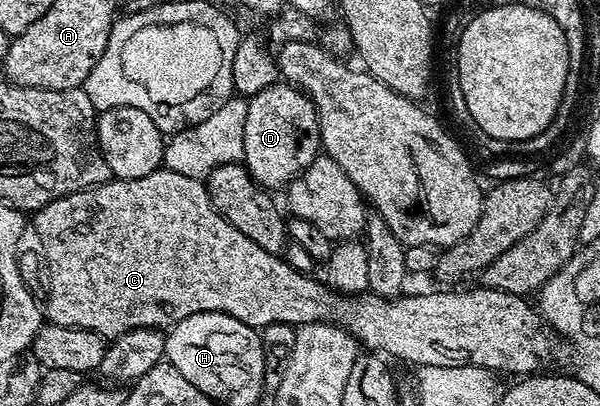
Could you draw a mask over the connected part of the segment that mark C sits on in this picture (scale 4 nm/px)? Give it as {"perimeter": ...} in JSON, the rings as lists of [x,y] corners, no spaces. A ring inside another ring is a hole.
{"perimeter":[[[164,168],[138,178],[113,178],[101,186],[93,186],[89,190],[80,190],[74,194],[51,200],[42,210],[36,211],[32,215],[31,230],[37,233],[37,238],[41,241],[41,250],[45,253],[46,260],[49,261],[49,299],[43,302],[44,317],[54,326],[83,328],[100,334],[106,340],[118,338],[120,334],[126,334],[138,328],[151,328],[152,330],[168,328],[175,325],[179,320],[187,320],[187,316],[195,316],[199,312],[219,312],[227,316],[235,316],[235,320],[247,324],[250,328],[267,328],[271,324],[287,324],[296,328],[312,322],[334,322],[337,326],[344,328],[350,336],[357,339],[366,351],[380,352],[385,356],[394,354],[395,357],[410,362],[413,368],[423,366],[478,366],[484,370],[492,370],[501,376],[506,376],[505,374],[533,376],[544,371],[541,369],[548,364],[549,357],[553,354],[553,341],[555,341],[553,331],[550,330],[540,313],[534,307],[532,310],[525,303],[528,301],[520,294],[499,292],[488,288],[476,288],[477,290],[441,288],[438,294],[406,293],[404,296],[398,296],[394,299],[384,298],[372,292],[338,294],[337,291],[329,289],[320,277],[304,274],[291,268],[291,264],[285,261],[284,257],[259,248],[259,244],[255,244],[255,240],[247,240],[247,236],[243,236],[243,232],[239,232],[239,228],[232,226],[213,207],[206,183],[202,179],[183,176],[179,172],[171,172]]]}

